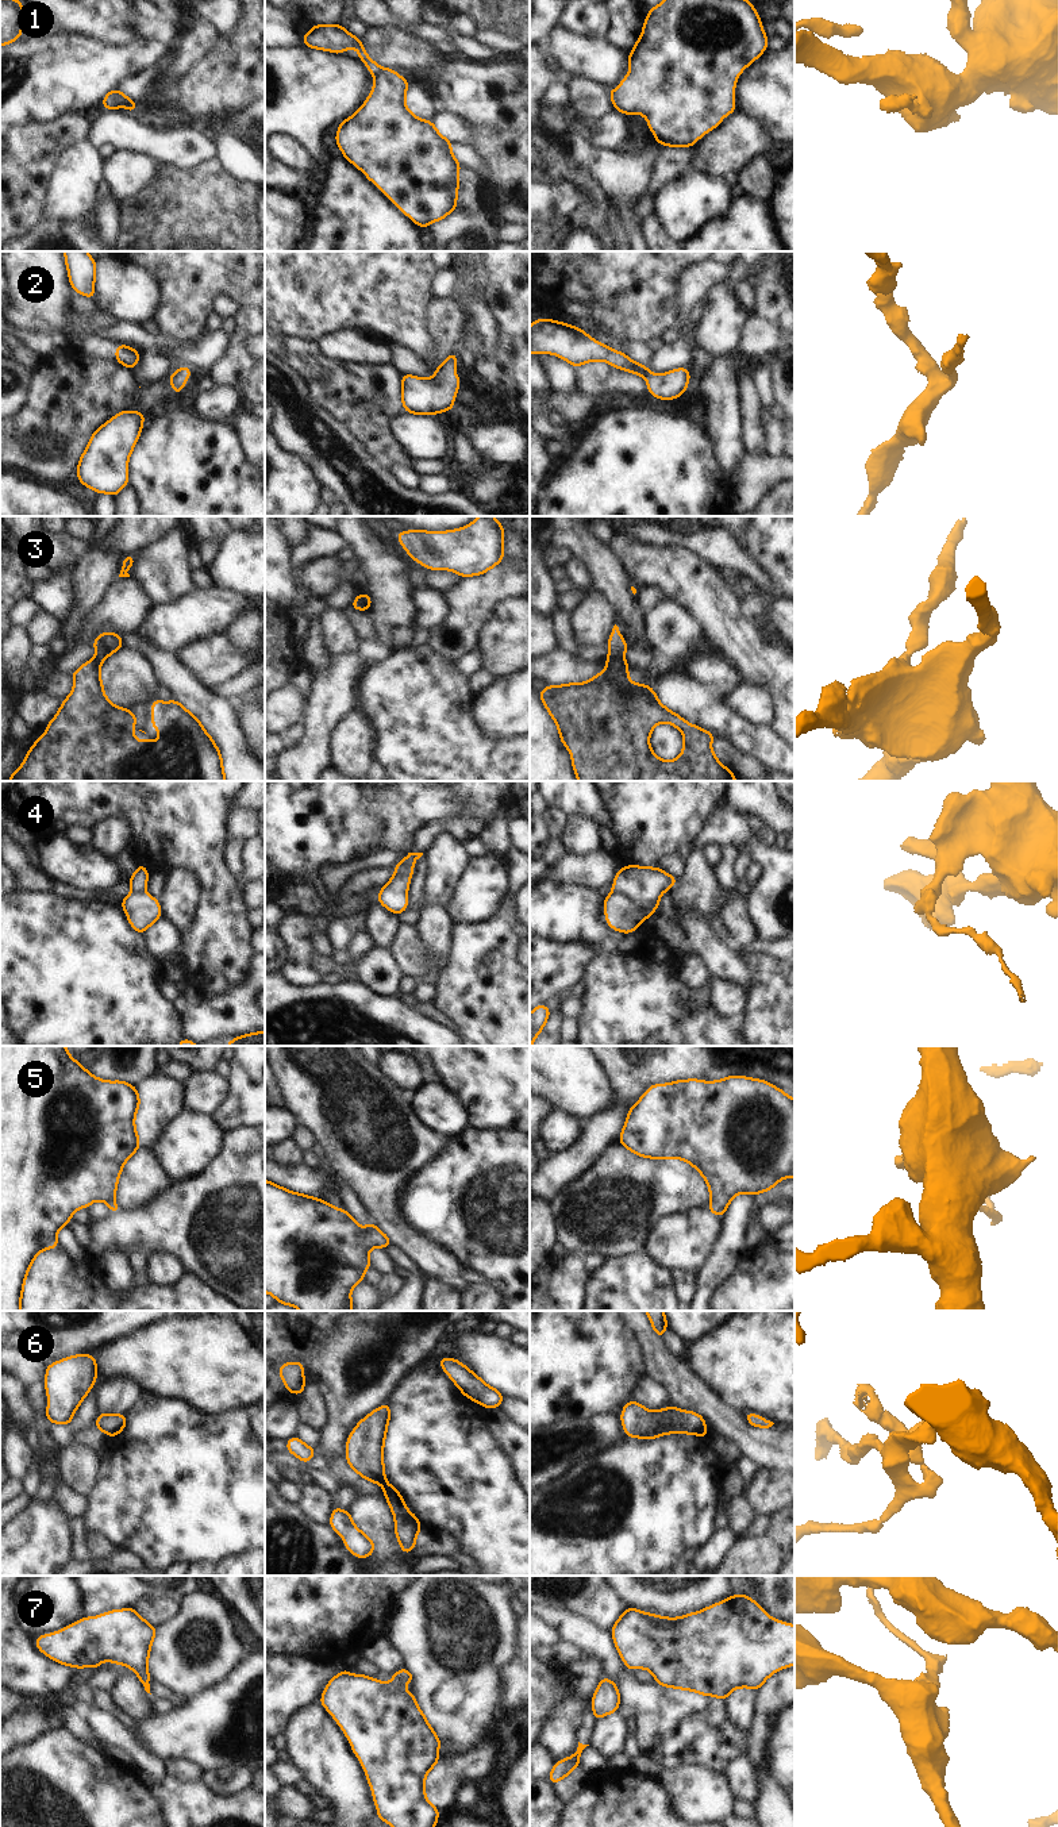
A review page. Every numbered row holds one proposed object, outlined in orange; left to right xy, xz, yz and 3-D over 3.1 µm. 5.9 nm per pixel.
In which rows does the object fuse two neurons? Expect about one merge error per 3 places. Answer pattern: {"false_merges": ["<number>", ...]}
{"false_merges": ["1", "3", "4", "6"]}

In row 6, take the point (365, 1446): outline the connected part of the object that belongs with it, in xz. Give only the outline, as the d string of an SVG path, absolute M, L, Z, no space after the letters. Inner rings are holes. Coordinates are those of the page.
M391 1403L376 1408L357 1423L346 1442L346 1461L362 1478L381 1484L386 1481L384 1443L391 1419Z

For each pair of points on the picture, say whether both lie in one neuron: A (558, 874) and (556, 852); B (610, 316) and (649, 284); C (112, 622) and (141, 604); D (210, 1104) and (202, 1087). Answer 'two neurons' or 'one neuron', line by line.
A: two neurons
B: one neuron
C: one neuron
D: one neuron

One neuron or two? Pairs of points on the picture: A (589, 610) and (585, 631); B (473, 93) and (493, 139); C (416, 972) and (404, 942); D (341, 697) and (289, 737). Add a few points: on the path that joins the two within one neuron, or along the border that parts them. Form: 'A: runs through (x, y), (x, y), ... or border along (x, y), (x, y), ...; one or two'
A: runs through (589, 615), (589, 626); one
B: runs through (484, 104), (493, 114), (493, 129); one
C: runs through (414, 965), (407, 949); one
D: border along (304, 724), (306, 734), (297, 742), (288, 746); two

